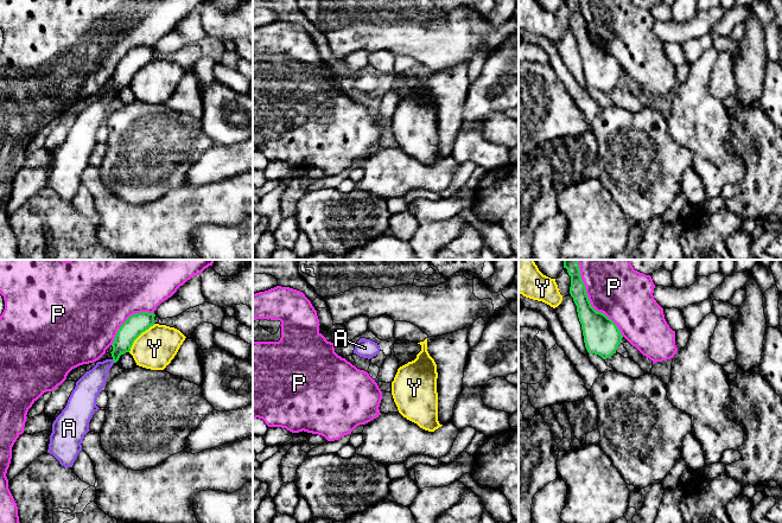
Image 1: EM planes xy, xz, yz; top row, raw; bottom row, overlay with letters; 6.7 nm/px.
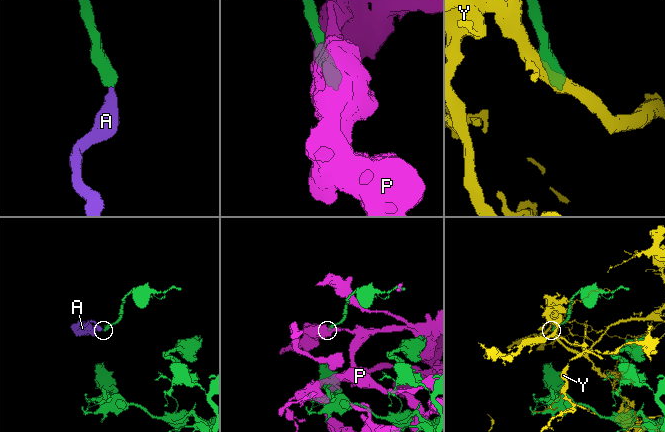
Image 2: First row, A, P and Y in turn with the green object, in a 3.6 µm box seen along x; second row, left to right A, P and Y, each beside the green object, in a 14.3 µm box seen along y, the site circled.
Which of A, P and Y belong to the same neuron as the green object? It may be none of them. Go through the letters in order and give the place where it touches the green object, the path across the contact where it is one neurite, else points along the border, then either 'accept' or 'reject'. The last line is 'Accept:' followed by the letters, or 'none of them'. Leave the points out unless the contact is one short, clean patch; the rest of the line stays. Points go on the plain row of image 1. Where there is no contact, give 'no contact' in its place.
A: xy (113, 94) | across xy (131, 63), (113, 94), (90, 119) | accept
P: yz (590, 38) | reject
Y: xy (139, 69) | reject
Accept: A

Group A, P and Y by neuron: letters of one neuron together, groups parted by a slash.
A / P / Y

